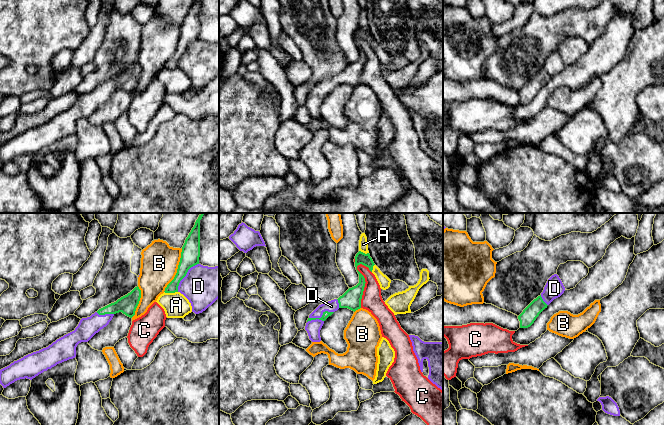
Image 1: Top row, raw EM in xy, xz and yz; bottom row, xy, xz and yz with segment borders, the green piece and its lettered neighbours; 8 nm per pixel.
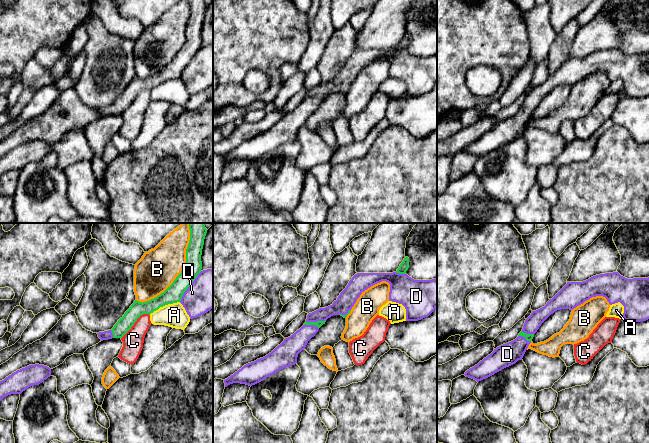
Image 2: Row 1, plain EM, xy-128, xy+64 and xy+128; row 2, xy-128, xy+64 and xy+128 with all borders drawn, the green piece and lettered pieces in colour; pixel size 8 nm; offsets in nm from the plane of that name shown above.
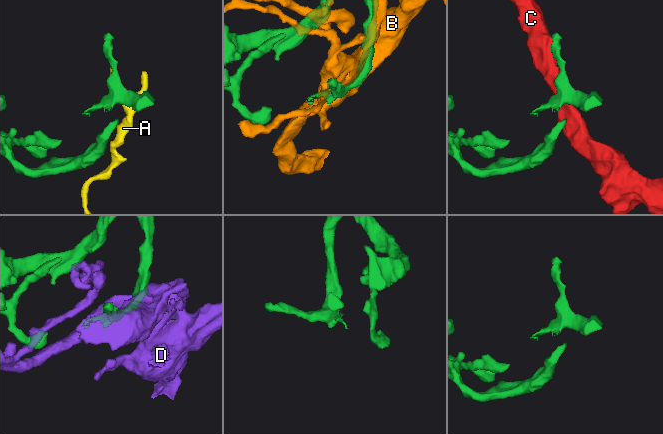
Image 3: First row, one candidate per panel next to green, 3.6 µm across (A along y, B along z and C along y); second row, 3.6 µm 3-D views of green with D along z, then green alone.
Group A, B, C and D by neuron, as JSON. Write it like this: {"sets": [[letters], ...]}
{"sets": [["A"], ["B"], ["C"], ["D"]]}

